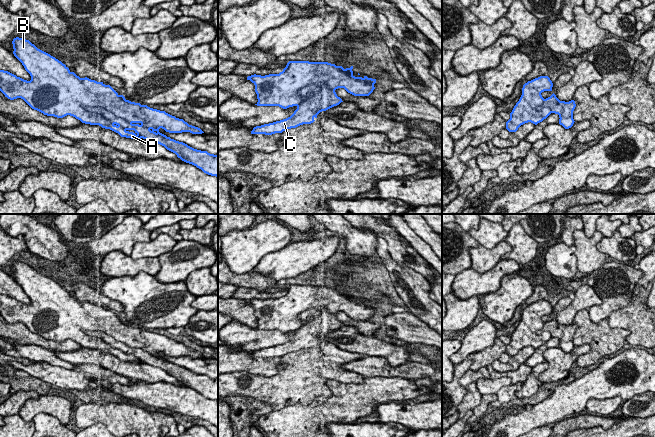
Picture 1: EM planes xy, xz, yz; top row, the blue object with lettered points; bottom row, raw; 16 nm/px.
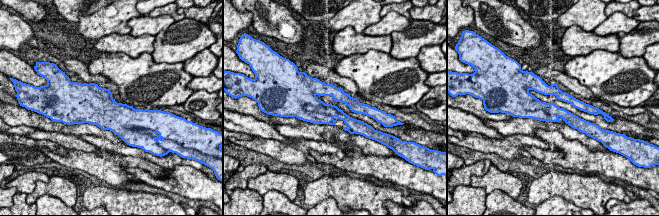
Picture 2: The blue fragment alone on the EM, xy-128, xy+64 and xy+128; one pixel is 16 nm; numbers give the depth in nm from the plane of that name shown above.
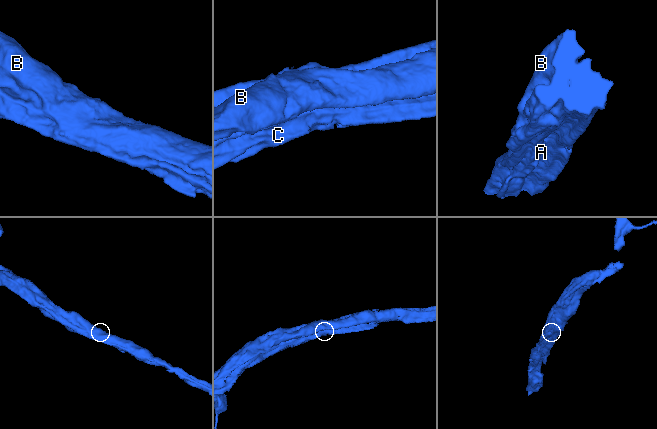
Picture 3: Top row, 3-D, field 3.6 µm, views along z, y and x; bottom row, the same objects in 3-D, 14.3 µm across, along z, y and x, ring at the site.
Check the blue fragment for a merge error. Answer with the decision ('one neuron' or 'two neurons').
two neurons

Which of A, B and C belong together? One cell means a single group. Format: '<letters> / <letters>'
A B / C

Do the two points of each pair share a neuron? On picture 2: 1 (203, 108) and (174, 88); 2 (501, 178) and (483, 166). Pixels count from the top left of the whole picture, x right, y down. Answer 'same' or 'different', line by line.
1: different
2: different

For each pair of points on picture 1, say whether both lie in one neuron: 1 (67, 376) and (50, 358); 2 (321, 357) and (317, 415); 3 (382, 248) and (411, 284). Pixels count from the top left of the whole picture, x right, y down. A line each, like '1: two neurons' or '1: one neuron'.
1: two neurons
2: two neurons
3: one neuron

